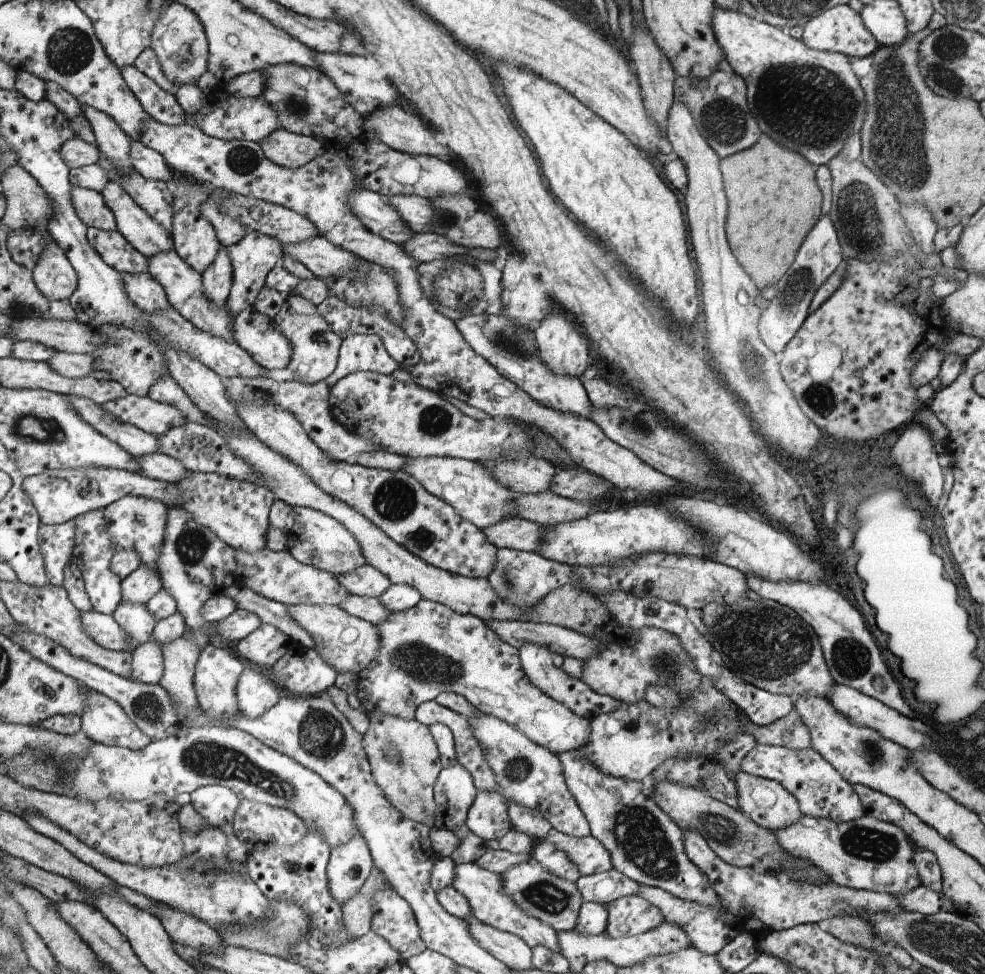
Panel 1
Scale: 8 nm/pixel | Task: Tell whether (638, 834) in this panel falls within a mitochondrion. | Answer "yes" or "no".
yes

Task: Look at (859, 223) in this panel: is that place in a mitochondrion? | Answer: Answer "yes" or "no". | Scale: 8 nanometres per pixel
yes

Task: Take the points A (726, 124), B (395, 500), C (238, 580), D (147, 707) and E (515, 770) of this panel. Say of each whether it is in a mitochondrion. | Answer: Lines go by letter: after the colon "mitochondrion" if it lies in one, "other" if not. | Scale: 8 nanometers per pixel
A: mitochondrion
B: mitochondrion
C: other
D: mitochondrion
E: mitochondrion

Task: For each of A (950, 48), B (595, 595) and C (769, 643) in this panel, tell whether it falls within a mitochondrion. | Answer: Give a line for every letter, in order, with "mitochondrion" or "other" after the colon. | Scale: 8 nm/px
A: mitochondrion
B: other
C: mitochondrion

